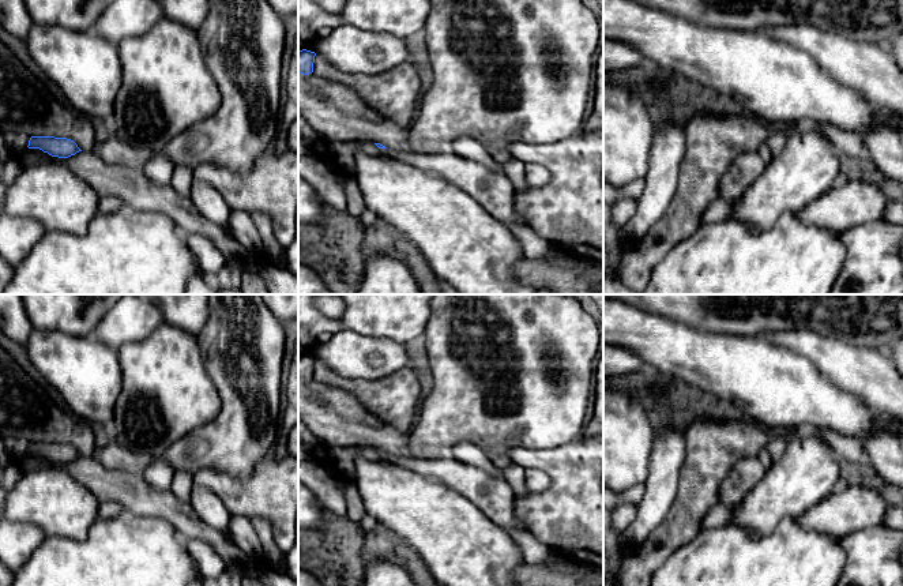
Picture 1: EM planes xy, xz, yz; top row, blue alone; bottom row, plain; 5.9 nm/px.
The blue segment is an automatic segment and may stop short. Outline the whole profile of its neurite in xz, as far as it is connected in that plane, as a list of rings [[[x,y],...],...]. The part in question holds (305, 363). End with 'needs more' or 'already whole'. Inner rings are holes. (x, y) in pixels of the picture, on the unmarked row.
[[[302,354],[298,356],[298,377],[302,380],[309,380],[313,377],[313,368],[315,368],[315,357]]] | already whole

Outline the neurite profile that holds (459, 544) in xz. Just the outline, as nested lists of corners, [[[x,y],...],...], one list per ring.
[[[373,447],[357,450],[353,481],[365,512],[413,548],[440,586],[518,586],[513,571],[524,559],[504,527],[440,480],[392,463]]]

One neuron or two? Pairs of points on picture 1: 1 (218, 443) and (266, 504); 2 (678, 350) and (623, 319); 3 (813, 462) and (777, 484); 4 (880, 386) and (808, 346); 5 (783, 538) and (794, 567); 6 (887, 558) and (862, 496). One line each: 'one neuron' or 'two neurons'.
1: two neurons
2: one neuron
3: one neuron
4: one neuron
5: one neuron
6: two neurons

